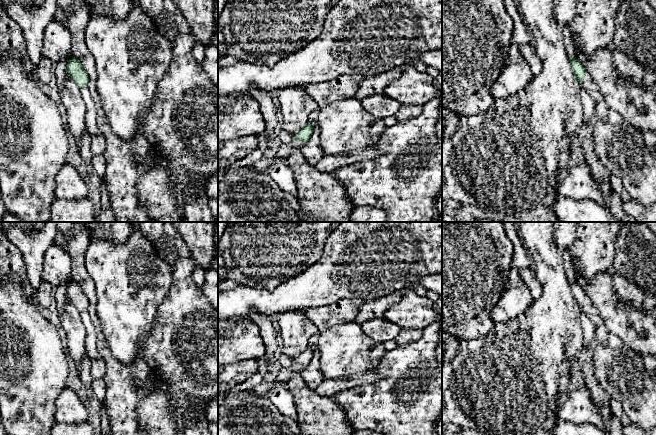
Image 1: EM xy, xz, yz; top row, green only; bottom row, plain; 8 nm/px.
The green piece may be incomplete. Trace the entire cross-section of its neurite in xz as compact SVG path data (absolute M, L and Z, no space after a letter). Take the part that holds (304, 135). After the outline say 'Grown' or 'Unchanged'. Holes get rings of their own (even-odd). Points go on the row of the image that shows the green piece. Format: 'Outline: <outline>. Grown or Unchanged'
Outline: M308 124L297 134L293 136L293 140L289 143L282 143L278 148L275 157L286 161L286 158L294 151L301 150L301 148L309 141L313 132L314 126Z. Grown

